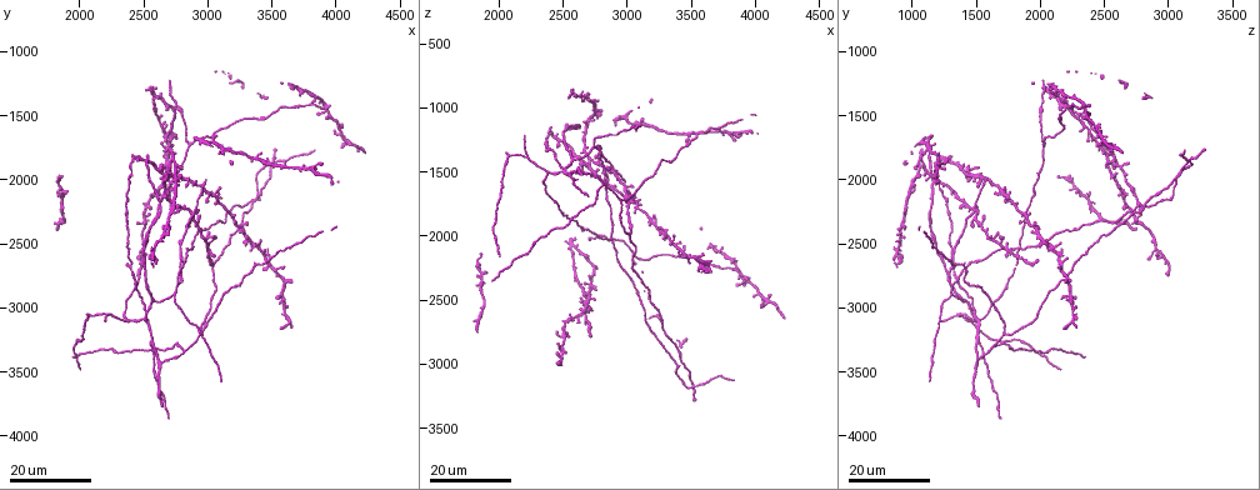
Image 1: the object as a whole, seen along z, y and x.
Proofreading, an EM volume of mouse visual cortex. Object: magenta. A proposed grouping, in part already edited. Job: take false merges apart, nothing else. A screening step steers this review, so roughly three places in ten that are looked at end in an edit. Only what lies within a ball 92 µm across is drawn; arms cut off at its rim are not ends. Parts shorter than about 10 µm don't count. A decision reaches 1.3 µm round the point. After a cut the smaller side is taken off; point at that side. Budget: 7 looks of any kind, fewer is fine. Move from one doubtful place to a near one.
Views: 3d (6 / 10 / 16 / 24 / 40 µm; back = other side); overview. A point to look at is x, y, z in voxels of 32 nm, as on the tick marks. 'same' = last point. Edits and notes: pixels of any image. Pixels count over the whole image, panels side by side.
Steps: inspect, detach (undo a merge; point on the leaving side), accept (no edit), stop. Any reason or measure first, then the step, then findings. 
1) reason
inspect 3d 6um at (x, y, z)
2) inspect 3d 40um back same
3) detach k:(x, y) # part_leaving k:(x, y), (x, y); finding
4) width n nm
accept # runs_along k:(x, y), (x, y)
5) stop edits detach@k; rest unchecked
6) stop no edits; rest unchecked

three-way junction
inspect 3d 16um at (2840, 1720, 2020)

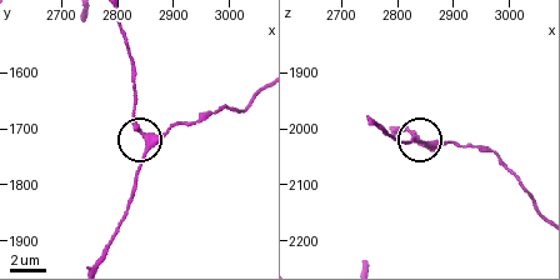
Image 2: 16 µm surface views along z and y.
inspect 3d 6um at (2855, 1710, 2035)

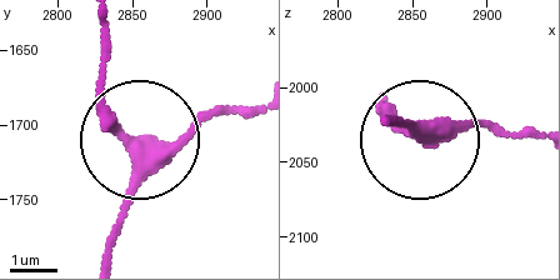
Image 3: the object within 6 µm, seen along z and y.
width 310 nm
accept # runs_along 3:(103, 259), (139, 144), (254, 111); one cell here

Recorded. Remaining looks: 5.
branch point
inspect 3d 24um at (2760, 2820, 1320)

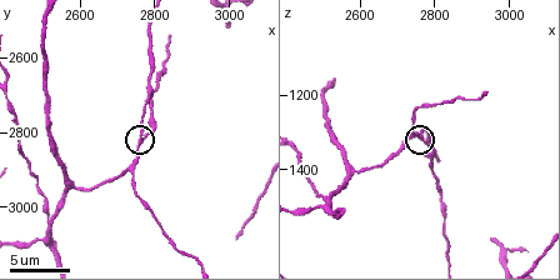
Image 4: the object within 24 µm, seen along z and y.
inspect 3d 6um at (2760, 2820, 1310)

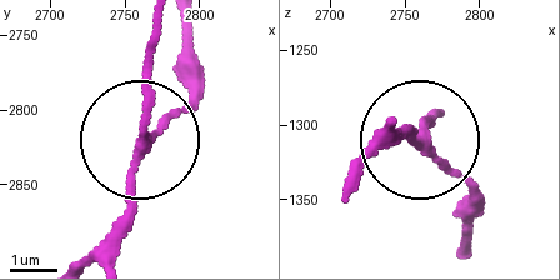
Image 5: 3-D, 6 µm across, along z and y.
arms 3
accept # runs_along 5:(98, 250), (134, 179), (158, 23); continuous, no second cell

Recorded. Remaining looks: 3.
inspect 3d 16um at (2560, 3260, 1520)

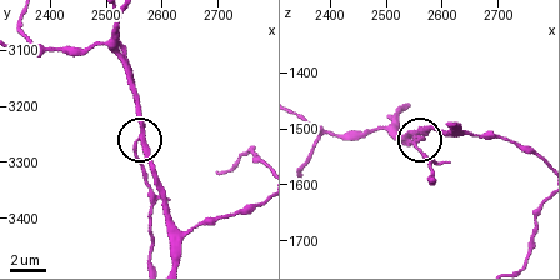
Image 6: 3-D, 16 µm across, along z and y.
closer look
inspect 3d 6um same

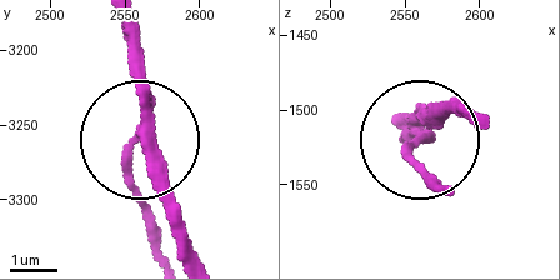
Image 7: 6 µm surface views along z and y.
side_arm 23 um; arms 3
accept # continuous, no second cell

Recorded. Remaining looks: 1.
stop no edits; rest unchecked

